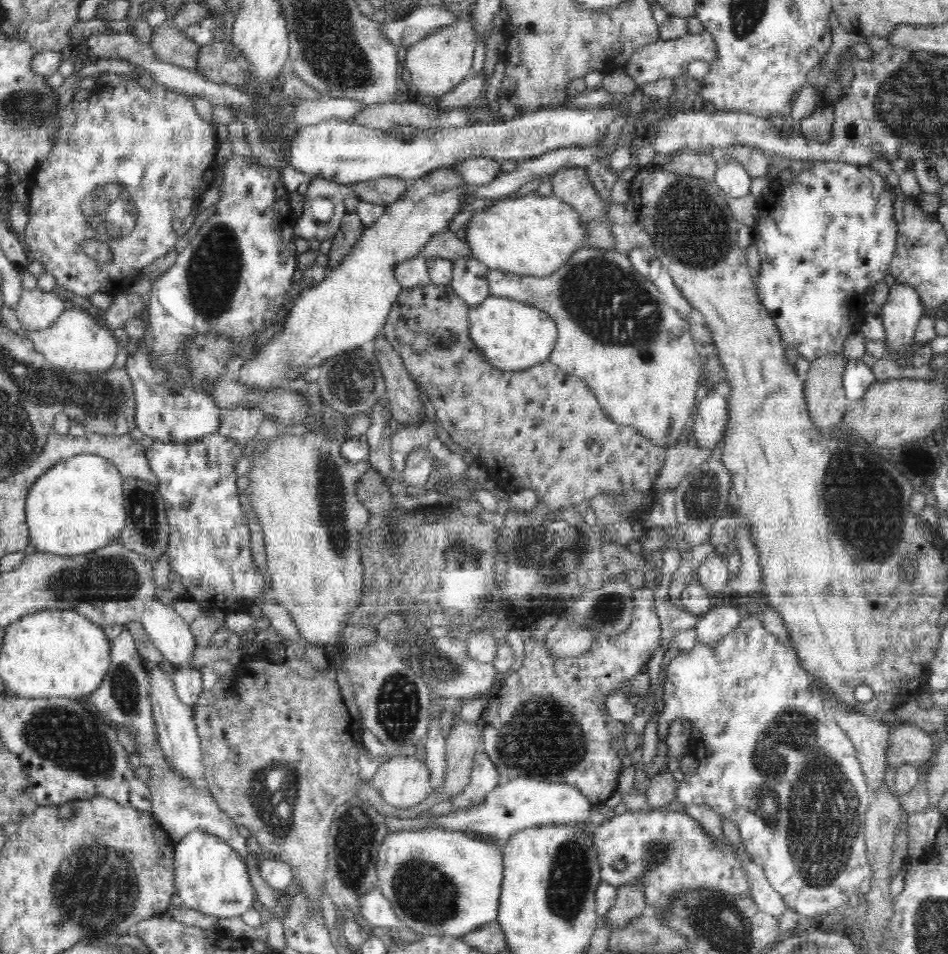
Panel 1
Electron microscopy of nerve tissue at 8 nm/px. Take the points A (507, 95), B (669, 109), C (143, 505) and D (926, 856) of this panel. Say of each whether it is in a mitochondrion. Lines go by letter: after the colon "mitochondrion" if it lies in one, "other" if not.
A: other
B: other
C: mitochondrion
D: other

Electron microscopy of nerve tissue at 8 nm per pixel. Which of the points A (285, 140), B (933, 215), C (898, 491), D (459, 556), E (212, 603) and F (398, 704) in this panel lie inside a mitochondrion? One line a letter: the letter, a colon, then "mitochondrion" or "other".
A: other
B: other
C: mitochondrion
D: mitochondrion
E: other
F: mitochondrion

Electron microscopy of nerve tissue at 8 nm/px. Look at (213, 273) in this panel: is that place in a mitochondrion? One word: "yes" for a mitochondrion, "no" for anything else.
yes

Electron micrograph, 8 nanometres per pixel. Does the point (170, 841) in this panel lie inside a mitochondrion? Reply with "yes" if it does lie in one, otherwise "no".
no

